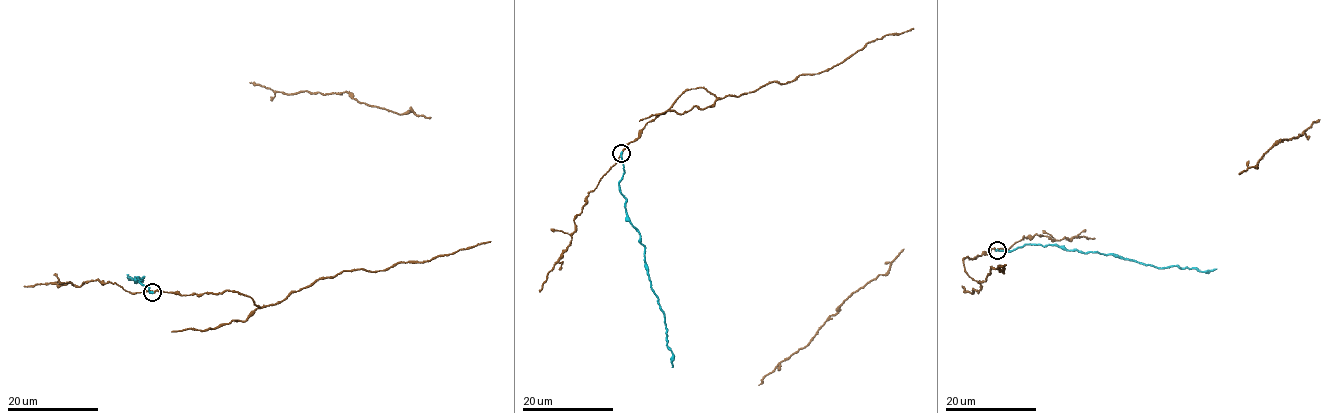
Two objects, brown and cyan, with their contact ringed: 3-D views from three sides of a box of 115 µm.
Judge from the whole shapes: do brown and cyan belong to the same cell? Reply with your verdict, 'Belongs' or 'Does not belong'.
Does not belong

